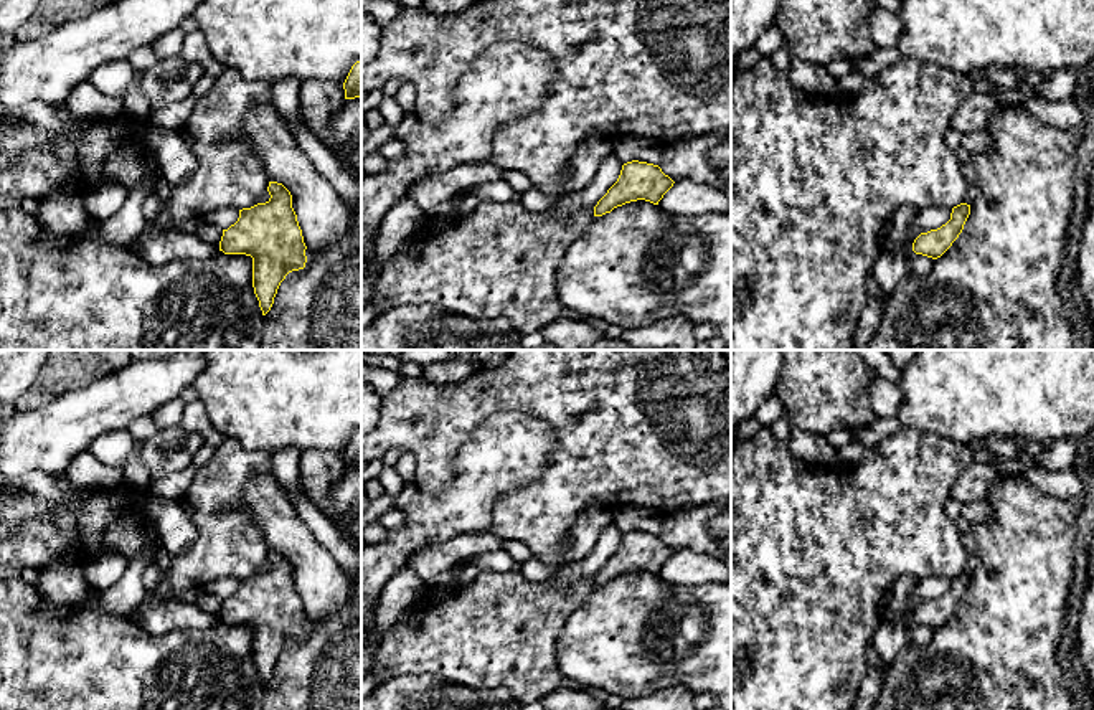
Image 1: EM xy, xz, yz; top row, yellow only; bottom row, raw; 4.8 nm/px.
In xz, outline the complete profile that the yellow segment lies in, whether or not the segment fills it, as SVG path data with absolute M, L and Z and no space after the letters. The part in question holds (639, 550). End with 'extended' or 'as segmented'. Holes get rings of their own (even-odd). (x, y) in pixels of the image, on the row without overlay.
M639 530L627 532L622 535L617 551L594 576L594 586L602 586L617 576L637 570L658 575L673 553L658 535Z; as segmented

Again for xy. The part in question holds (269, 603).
M269 551L271 568L251 578L239 580L239 588L223 599L219 621L252 627L252 657L266 685L281 652L292 641L305 637L305 613L290 561L277 551Z; as segmented

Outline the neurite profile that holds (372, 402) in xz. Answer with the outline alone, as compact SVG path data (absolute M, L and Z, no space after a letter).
M361 381L361 439L371 433L380 421L383 398L375 388Z

